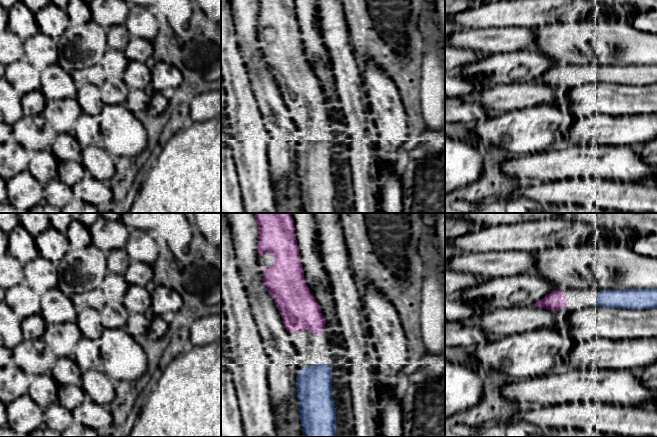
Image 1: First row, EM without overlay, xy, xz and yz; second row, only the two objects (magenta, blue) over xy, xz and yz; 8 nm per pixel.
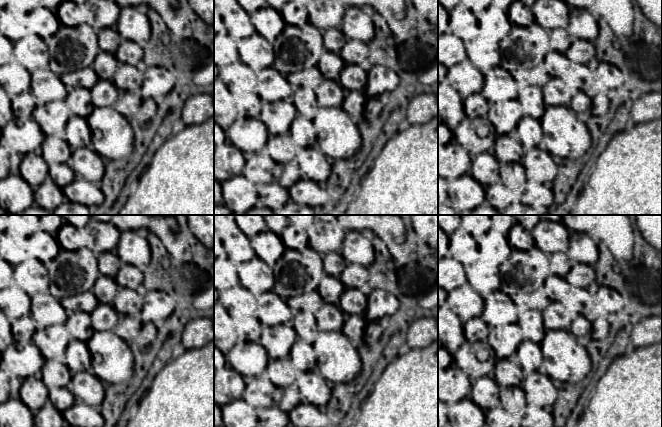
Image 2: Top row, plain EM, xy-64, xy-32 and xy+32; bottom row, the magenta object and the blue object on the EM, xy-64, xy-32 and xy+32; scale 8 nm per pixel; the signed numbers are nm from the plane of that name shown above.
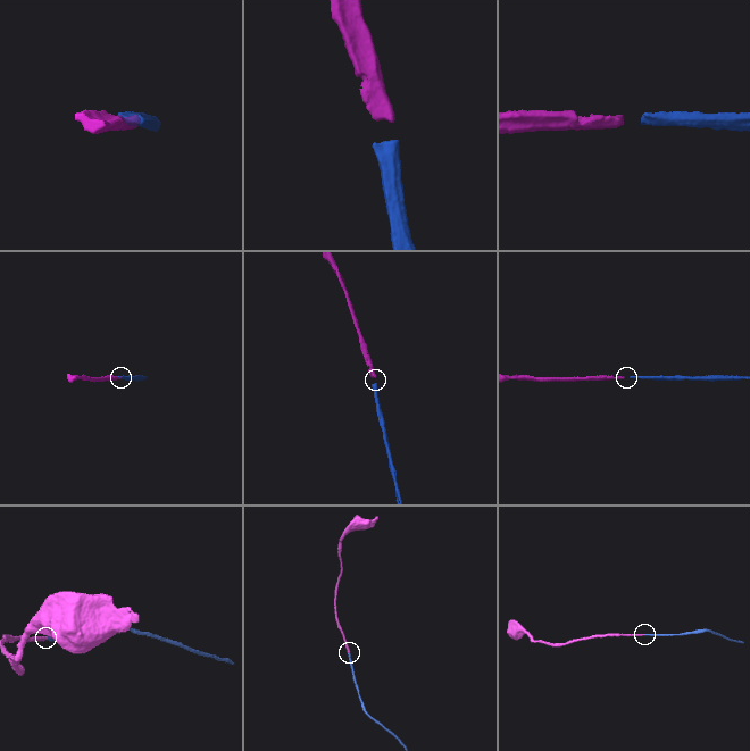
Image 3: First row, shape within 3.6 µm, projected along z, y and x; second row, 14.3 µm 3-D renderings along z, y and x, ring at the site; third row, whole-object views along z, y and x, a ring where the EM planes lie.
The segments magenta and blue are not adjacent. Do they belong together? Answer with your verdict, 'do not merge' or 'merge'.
merge

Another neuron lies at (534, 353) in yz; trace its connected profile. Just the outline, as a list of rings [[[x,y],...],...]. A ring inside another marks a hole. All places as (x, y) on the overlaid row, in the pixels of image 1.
[[[552,328],[536,329],[492,338],[483,345],[470,348],[470,364],[479,366],[484,371],[500,371],[512,380],[538,377],[549,374],[550,370],[558,365],[562,351],[569,349],[573,344],[574,341],[571,338],[564,338]]]

